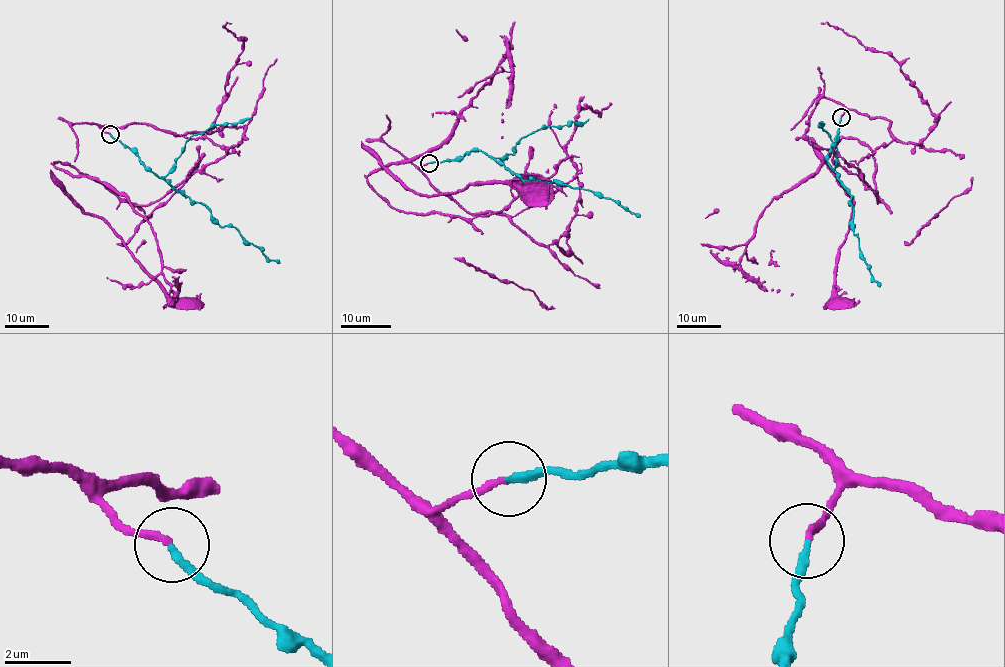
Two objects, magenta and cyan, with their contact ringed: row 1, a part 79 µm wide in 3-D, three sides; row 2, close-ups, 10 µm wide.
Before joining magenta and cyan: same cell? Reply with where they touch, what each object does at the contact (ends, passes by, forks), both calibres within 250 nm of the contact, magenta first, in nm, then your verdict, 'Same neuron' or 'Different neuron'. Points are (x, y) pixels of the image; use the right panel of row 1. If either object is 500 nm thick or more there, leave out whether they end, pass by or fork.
Place: (841, 117). At the ring magenta ends. At the ring cyan ends. Thickness 200 nm (magenta) against 240 nm. Same neuron

